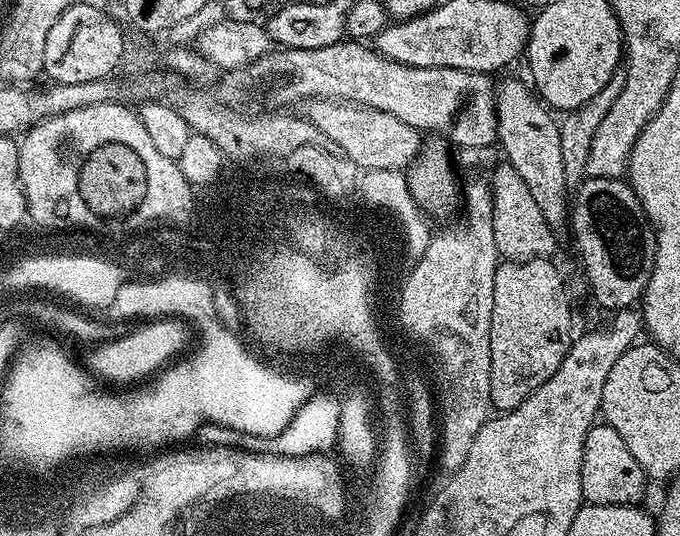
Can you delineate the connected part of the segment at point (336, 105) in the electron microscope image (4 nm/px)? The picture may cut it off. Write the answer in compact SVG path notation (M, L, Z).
M321 99L311 101L307 108L307 119L328 138L339 144L339 148L356 166L368 164L372 170L404 170L416 161L422 151L421 133L406 126L406 122L394 118L394 114L343 101Z

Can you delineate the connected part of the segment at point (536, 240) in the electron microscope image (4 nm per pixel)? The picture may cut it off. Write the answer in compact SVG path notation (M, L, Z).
M500 162L491 169L490 183L492 186L492 201L494 202L494 242L496 249L500 251L504 260L535 260L548 258L556 248L557 233L542 216L542 210L538 210L534 197L530 195L526 182L518 178L518 170L507 162Z

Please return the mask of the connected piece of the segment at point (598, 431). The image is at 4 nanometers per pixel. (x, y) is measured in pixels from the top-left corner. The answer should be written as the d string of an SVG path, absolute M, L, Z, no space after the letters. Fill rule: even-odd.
M603 422L593 424L586 434L580 473L582 474L582 494L589 504L636 506L641 503L640 499L643 498L644 491L650 487L650 481L645 476L642 466L638 466L634 454L630 454L626 442L622 442L618 430Z

